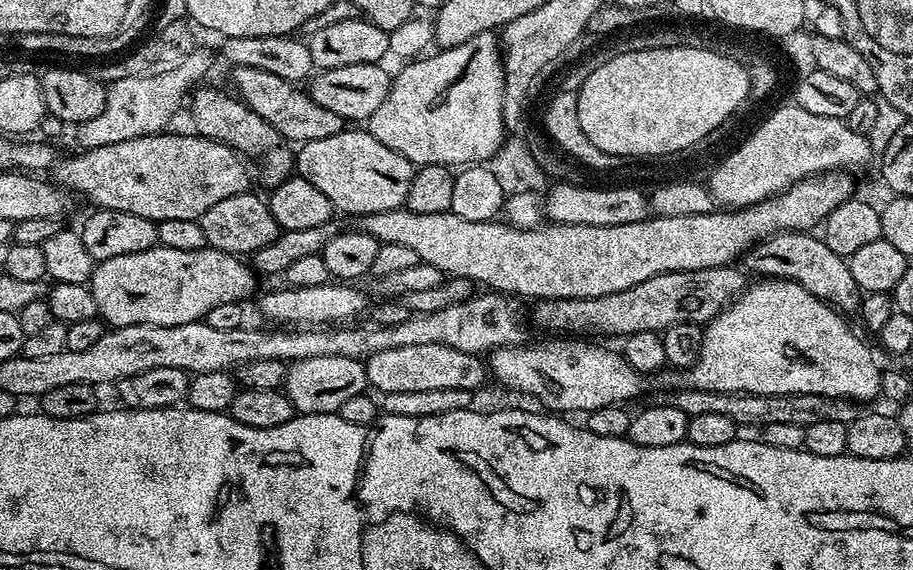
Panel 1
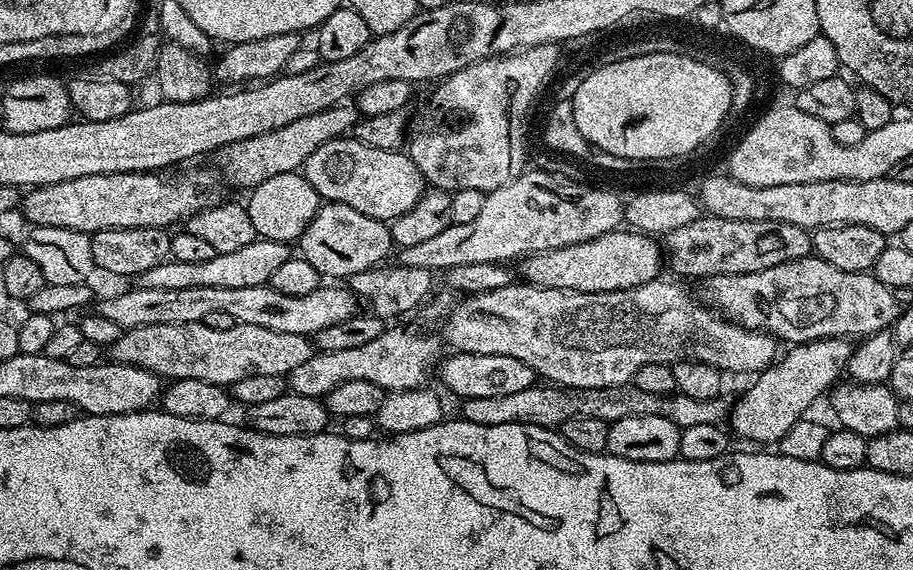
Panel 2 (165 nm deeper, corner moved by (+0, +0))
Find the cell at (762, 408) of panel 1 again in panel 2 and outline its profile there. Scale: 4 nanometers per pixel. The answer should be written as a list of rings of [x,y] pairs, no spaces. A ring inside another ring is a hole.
[[[634,383],[619,384],[618,386],[586,386],[585,388],[561,388],[559,386],[533,386],[526,390],[518,390],[515,394],[498,394],[498,398],[470,398],[461,403],[459,415],[463,419],[481,424],[482,426],[502,426],[503,424],[529,424],[543,428],[559,429],[562,422],[570,418],[598,418],[606,423],[618,422],[618,418],[635,418],[638,414],[658,414],[662,418],[670,418],[678,427],[702,426],[703,424],[723,425],[730,416],[729,401],[724,401],[723,395],[714,398],[690,398],[686,394],[676,392],[671,396],[655,396],[646,394],[646,390],[638,390]]]

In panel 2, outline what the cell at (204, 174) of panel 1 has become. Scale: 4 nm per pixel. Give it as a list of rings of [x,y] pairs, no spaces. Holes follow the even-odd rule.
[[[345,102],[333,108],[318,110],[314,114],[305,114],[294,122],[286,122],[286,126],[278,130],[270,130],[254,138],[242,138],[242,142],[230,142],[214,153],[214,160],[220,167],[219,175],[225,181],[228,179],[236,188],[251,190],[266,182],[266,178],[274,178],[274,174],[300,172],[306,158],[310,158],[318,146],[326,146],[326,142],[347,137],[361,119],[359,107],[355,103]]]

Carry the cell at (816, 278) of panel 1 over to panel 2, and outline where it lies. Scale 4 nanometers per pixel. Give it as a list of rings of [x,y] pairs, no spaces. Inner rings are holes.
[[[702,214],[694,222],[663,237],[666,264],[680,276],[729,276],[750,274],[770,266],[797,260],[812,252],[809,229],[790,226],[790,222],[734,222]]]

